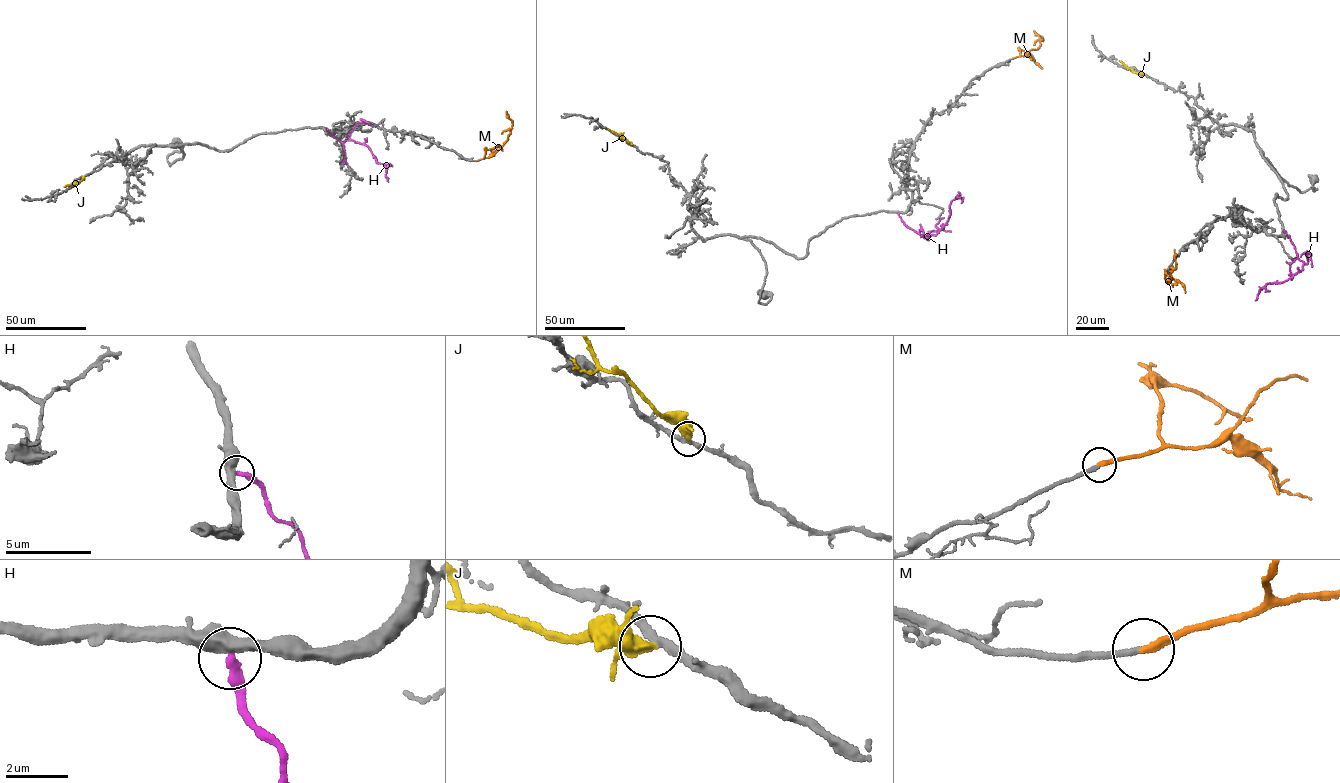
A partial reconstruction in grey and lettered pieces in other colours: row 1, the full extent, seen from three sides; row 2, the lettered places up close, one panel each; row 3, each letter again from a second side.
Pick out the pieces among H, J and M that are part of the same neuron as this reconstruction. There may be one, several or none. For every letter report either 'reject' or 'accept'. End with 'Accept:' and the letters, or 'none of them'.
H: reject
J: reject
M: accept
Accept: M

